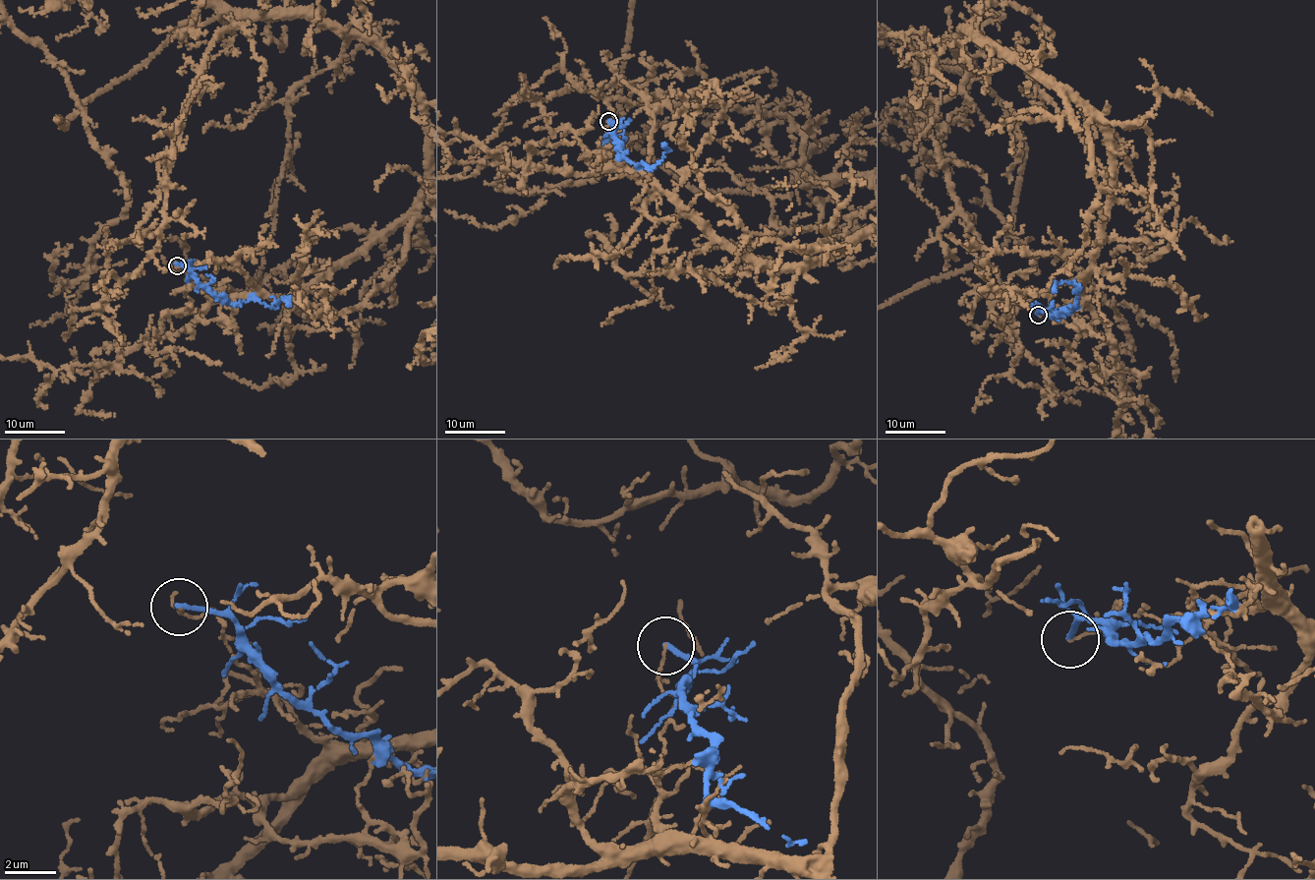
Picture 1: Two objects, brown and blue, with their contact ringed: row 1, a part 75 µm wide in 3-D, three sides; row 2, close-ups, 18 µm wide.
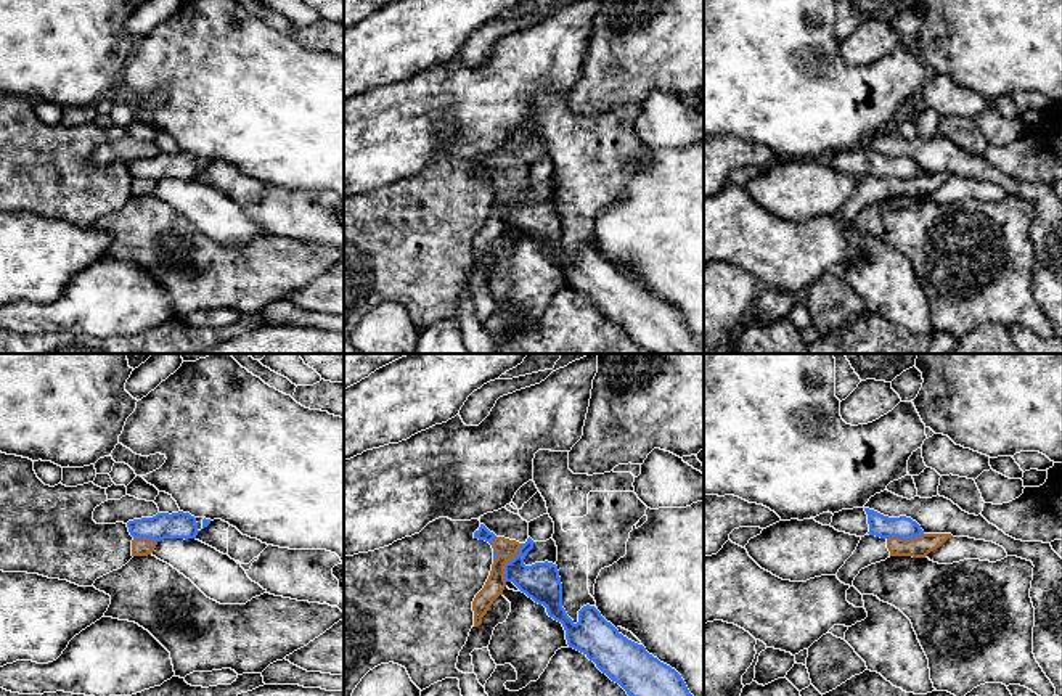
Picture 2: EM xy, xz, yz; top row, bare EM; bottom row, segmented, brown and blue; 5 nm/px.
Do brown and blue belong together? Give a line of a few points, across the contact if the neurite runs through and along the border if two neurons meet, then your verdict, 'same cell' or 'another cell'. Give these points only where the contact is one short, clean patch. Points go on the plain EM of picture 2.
line xz (522, 184), (518, 193), (505, 204), (505, 221); another cell

